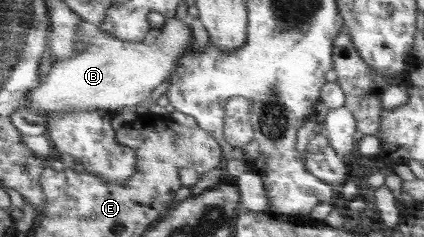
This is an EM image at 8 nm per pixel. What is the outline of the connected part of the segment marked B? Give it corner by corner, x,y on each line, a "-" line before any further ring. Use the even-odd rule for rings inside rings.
188,16
171,18
151,44
123,40
89,21
83,22
81,29
93,40
91,49
72,59
56,60
45,82
30,94
33,111
47,117
59,111
109,110
115,114
125,106
143,104
161,84
170,82
193,38

